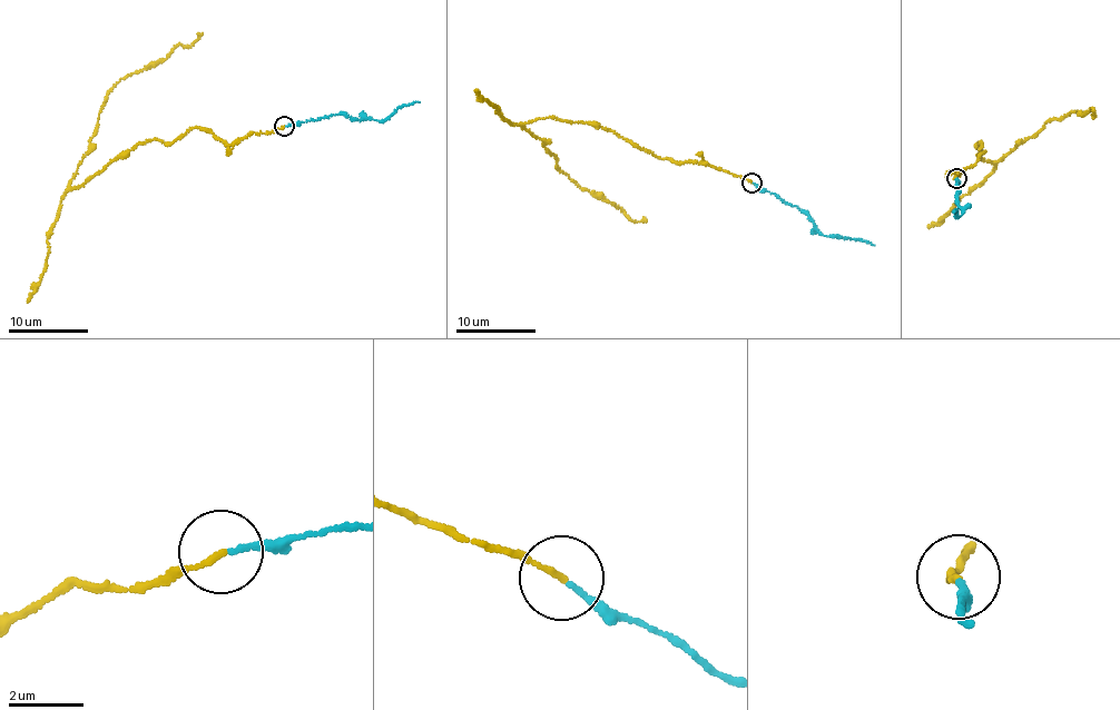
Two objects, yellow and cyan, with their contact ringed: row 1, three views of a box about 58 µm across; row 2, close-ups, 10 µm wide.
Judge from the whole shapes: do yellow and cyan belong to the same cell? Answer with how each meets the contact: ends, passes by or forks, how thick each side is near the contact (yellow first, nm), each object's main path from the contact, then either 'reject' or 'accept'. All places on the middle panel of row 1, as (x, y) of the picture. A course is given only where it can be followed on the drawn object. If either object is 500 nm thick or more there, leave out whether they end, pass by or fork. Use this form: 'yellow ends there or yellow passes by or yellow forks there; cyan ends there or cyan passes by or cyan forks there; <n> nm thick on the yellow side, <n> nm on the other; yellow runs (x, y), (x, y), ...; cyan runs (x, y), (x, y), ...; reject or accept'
yellow ends there; cyan ends there; 160 nm thick on the yellow side, 150 nm on the other; yellow runs (750, 183), (697, 163), (662, 158), (590, 124), (549, 117), (527, 122), (560, 171), (629, 219), (647, 222); cyan runs (753, 183), (808, 213), (819, 233), (874, 245); reject

